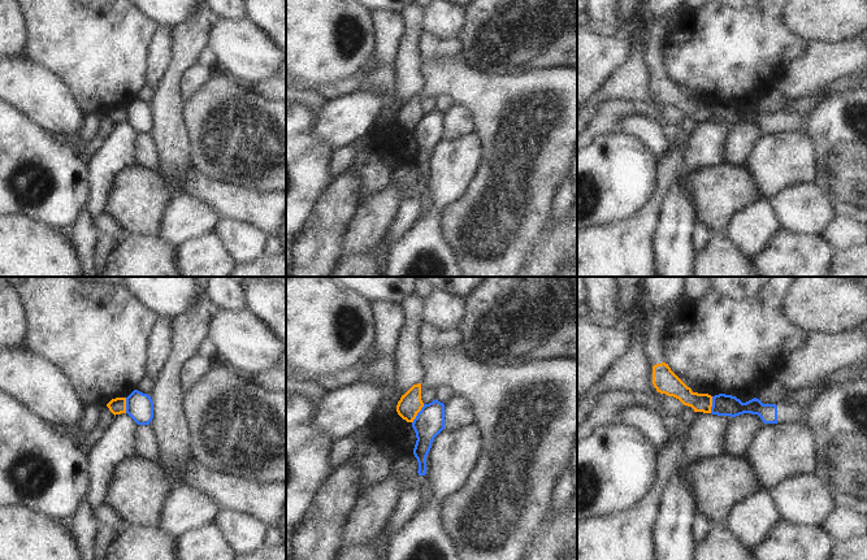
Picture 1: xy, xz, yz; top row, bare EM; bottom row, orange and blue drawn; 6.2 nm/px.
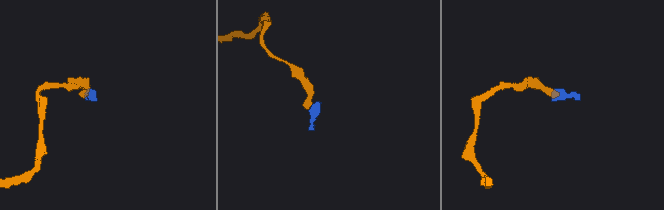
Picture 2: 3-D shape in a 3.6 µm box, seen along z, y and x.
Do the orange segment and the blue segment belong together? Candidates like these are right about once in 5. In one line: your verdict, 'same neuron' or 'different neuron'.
different neuron

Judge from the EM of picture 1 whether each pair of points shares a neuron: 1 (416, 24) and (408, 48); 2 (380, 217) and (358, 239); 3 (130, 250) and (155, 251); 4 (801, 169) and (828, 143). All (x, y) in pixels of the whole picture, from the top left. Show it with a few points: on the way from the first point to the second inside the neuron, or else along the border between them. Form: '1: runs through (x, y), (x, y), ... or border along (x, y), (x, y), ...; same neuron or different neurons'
1: runs through (414, 30), (410, 42); same neuron
2: runs through (375, 222), (363, 234); same neuron
3: runs through (137, 251), (148, 251); same neuron
4: border along (798, 130), (811, 140), (815, 150), (815, 182); different neurons

